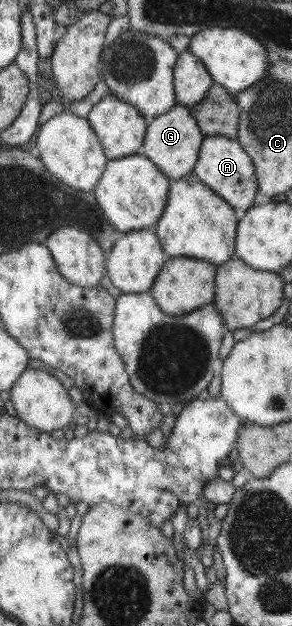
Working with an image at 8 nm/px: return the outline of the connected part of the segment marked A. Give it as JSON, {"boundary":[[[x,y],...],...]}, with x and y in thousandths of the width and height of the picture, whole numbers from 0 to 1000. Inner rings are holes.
{"boundary":[[[705,216],[685,233],[678,257],[661,276],[692,288],[733,308],[771,318],[822,350],[870,324],[884,307],[880,281],[860,251],[836,241],[808,220]]]}

